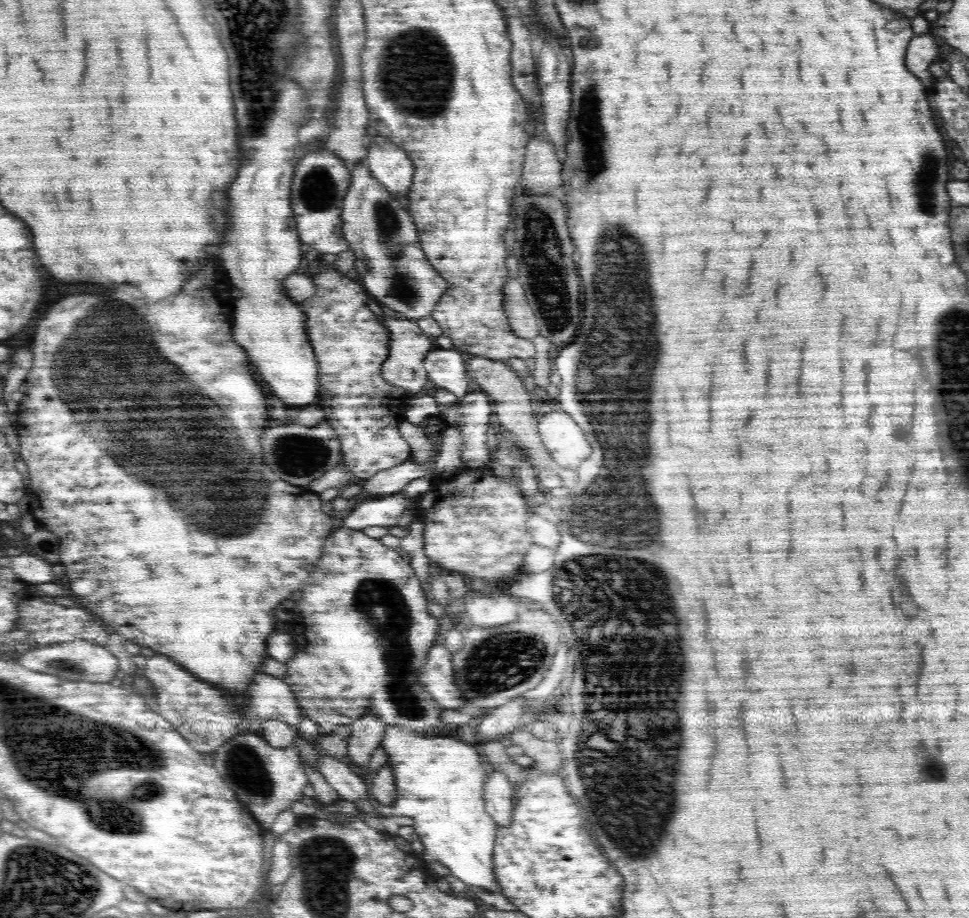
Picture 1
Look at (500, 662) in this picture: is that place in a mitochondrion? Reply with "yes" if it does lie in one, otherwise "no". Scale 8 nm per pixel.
yes

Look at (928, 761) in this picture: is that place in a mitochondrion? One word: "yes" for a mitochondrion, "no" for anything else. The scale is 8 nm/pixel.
yes

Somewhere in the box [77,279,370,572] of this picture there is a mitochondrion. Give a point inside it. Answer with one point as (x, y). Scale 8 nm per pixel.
(129, 459)

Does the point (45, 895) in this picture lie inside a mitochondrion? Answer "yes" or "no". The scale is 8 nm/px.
yes

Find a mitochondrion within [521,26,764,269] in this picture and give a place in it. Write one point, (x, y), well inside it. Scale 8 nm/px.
(591, 135)

